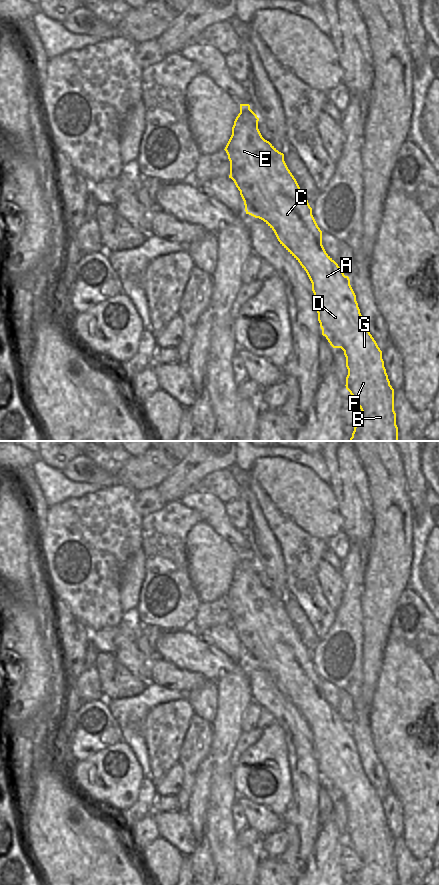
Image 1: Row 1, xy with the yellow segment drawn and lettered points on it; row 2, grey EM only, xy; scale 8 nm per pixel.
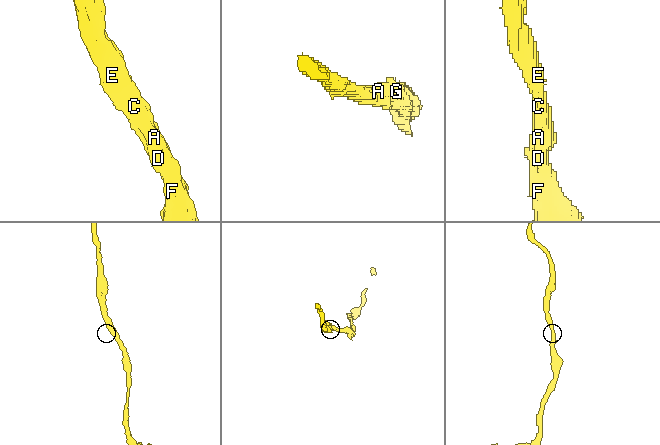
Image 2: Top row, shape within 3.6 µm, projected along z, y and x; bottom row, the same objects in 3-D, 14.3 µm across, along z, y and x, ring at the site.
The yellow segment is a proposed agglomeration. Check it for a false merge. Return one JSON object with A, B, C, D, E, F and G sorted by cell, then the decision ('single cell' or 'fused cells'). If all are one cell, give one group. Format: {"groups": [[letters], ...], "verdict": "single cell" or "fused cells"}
{"groups": [["A", "B", "C", "D", "E", "F", "G"]], "verdict": "single cell"}

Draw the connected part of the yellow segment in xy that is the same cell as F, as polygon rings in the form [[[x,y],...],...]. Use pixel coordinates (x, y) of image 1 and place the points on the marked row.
[[[240,104],[240,113],[224,149],[230,161],[229,178],[240,191],[246,214],[263,220],[306,271],[312,283],[322,335],[333,348],[344,351],[348,369],[345,386],[362,411],[362,419],[354,427],[349,441],[398,441],[394,389],[384,367],[382,351],[364,325],[349,277],[344,275],[322,245],[322,231],[284,161],[284,154],[262,137],[258,121],[249,104]]]

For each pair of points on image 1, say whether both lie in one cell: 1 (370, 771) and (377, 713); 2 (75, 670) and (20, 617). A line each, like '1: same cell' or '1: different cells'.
1: different cells
2: different cells

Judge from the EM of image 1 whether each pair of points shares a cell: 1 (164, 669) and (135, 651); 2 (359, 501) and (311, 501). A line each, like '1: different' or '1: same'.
1: different
2: different

